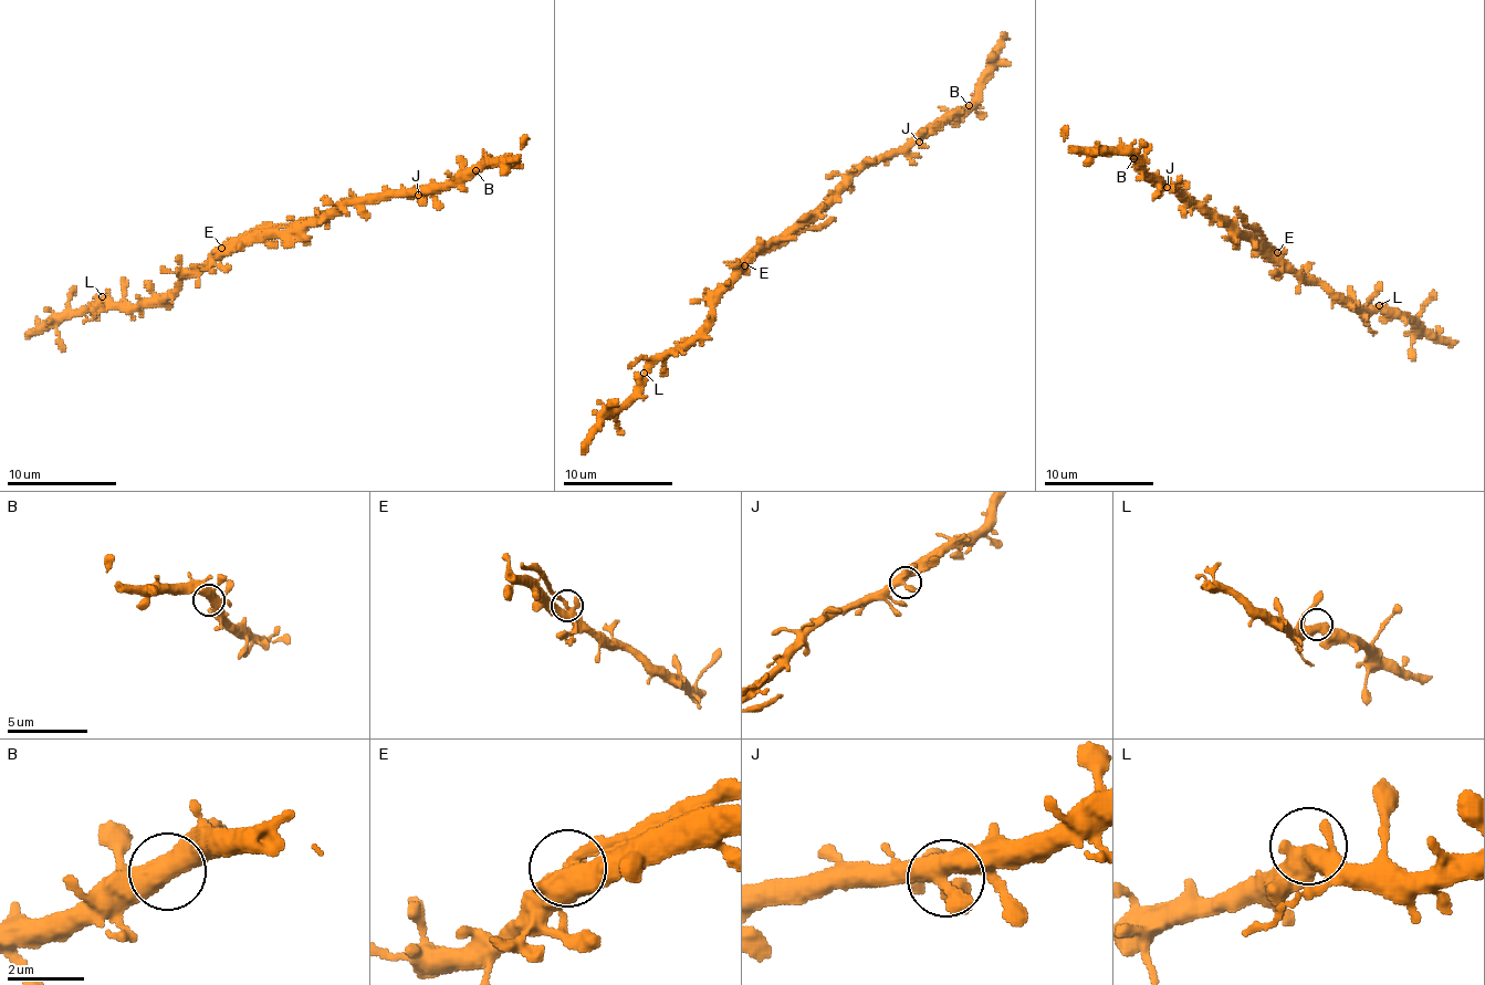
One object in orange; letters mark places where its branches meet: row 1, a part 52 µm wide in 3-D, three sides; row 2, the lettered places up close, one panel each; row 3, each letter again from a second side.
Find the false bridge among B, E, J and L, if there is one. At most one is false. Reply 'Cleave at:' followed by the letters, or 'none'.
Cleave at: E

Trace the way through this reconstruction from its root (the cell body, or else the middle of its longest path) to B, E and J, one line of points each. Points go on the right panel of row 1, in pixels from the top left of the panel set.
B: (1248, 240), (1236, 237), (1206, 217), (1194, 202), (1183, 200), (1177, 189), (1149, 179), (1133, 158)
E: (1248, 240), (1273, 247), (1277, 253)
J: (1248, 240), (1230, 232), (1201, 212), (1194, 202), (1183, 200), (1180, 191), (1167, 187)

